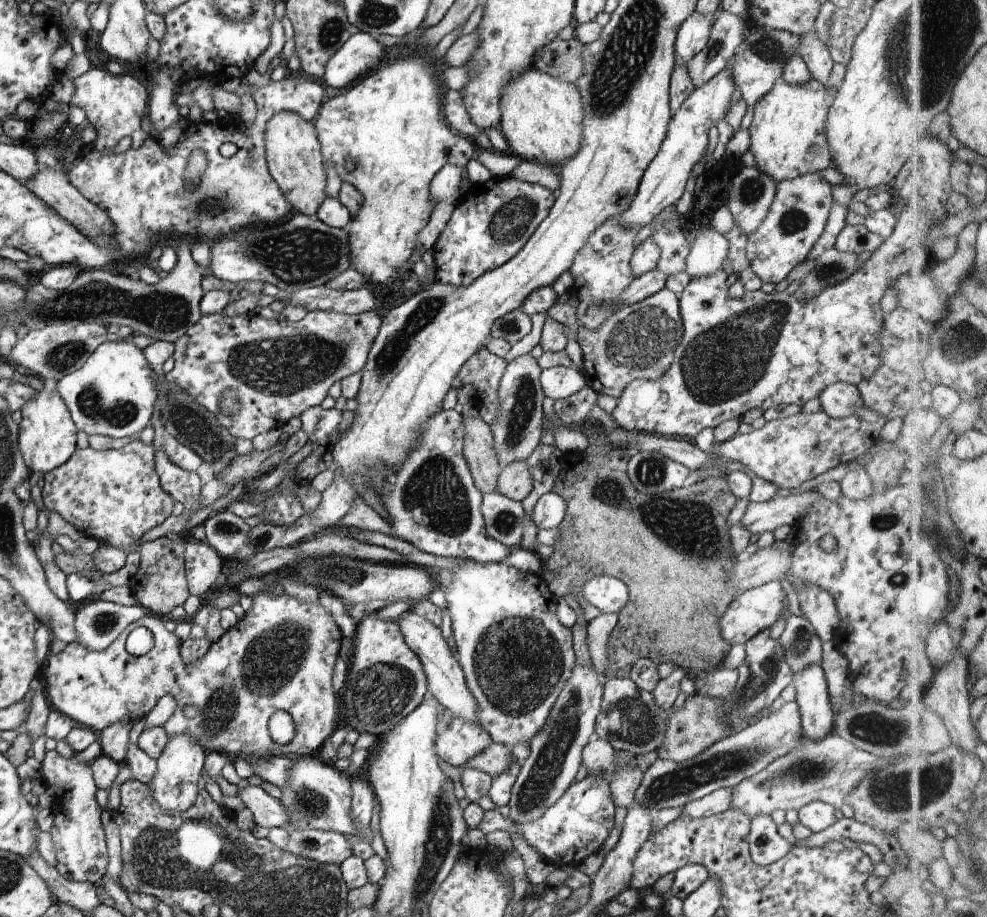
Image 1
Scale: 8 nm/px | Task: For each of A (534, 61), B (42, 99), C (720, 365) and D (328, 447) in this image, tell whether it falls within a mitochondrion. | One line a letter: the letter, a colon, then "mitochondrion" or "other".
A: other
B: other
C: mitochondrion
D: other

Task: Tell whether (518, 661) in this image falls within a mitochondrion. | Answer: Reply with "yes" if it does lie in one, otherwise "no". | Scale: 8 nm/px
yes

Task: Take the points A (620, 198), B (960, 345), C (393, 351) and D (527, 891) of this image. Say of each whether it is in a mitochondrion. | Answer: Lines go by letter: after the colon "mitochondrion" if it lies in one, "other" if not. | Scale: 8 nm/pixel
A: other
B: mitochondrion
C: mitochondrion
D: other

